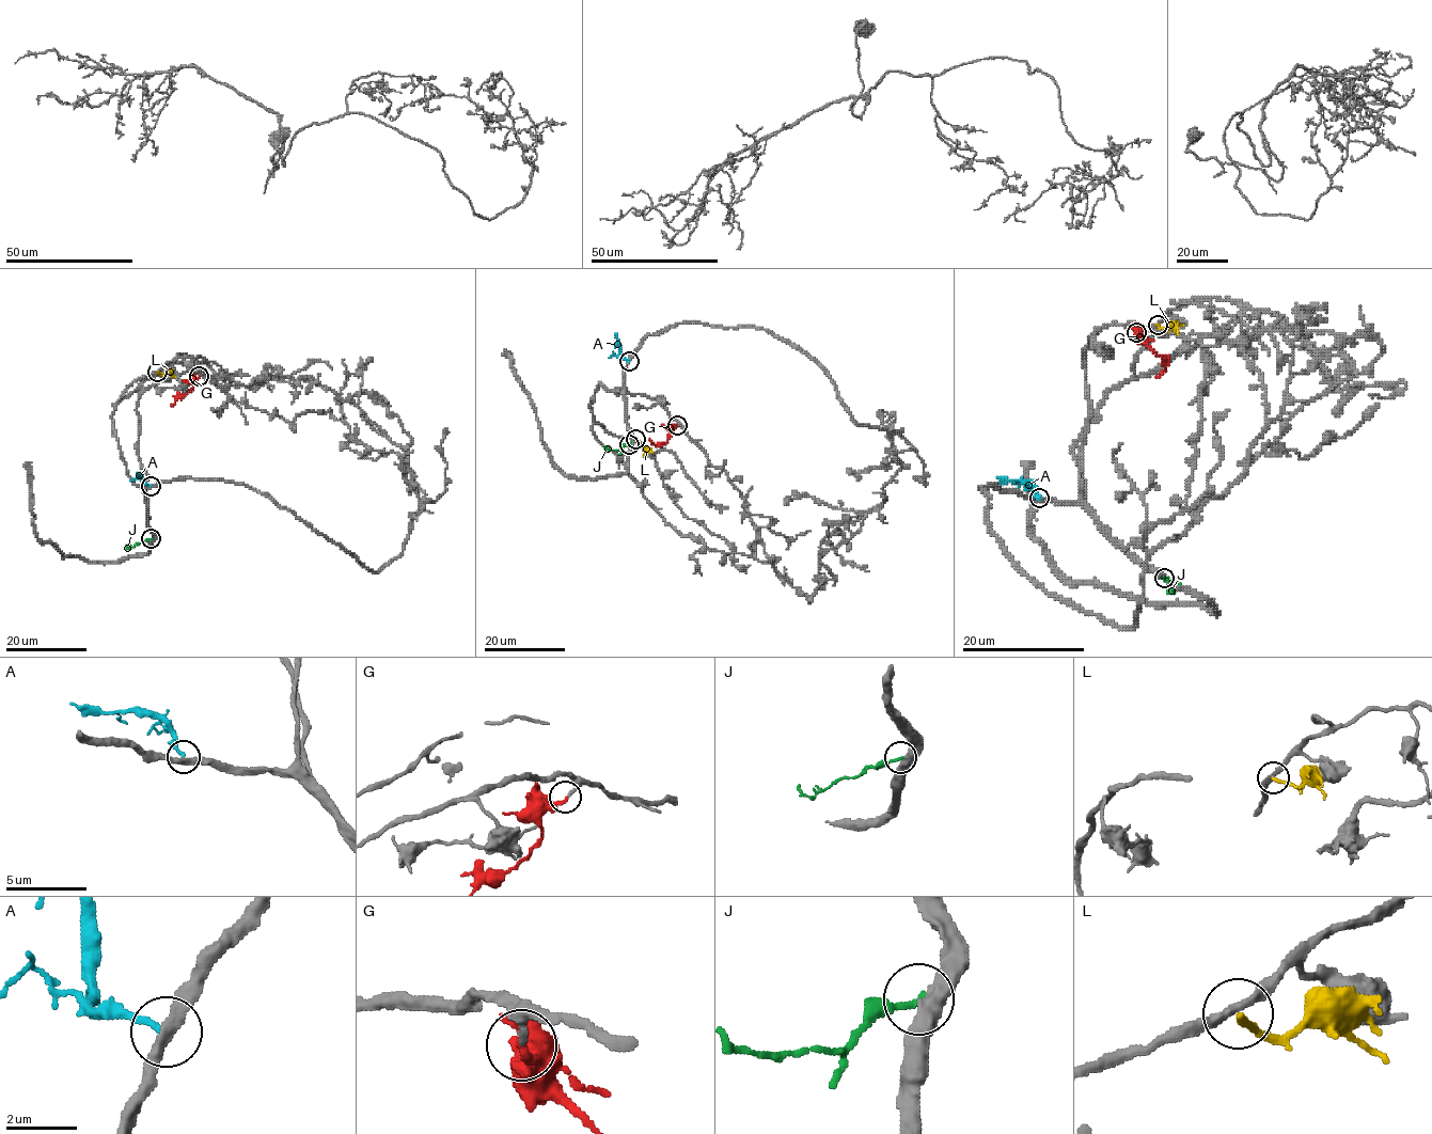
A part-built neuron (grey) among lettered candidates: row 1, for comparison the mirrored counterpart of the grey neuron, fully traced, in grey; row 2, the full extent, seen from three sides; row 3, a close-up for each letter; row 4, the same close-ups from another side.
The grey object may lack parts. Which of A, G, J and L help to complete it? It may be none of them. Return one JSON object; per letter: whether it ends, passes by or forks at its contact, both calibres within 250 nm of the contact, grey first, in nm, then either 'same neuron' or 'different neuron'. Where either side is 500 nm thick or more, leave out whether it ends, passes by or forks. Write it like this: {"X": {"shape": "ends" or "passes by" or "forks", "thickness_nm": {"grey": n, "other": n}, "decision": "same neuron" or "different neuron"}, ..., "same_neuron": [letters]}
{"A": {"shape": "ends", "thickness_nm": {"grey": 360, "other": 190}, "decision": "different neuron"}, "G": {"shape": "ends", "thickness_nm": {"grey": 190, "other": 240}, "decision": "same neuron"}, "J": {"shape": "ends", "thickness_nm": {"grey": 480, "other": 180}, "decision": "different neuron"}, "L": {"shape": "ends", "thickness_nm": {"grey": 280, "other": 200}, "decision": "different neuron"}, "same_neuron": ["G"]}

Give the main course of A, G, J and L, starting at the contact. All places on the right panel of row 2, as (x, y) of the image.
A: (1039, 498), (1028, 483), (996, 476)
G: (1136, 331), (1163, 358), (1164, 368), (1154, 377)
J: (1164, 577), (1174, 583), (1171, 593), (1171, 587)
L: (1158, 326), (1171, 327), (1176, 333)

